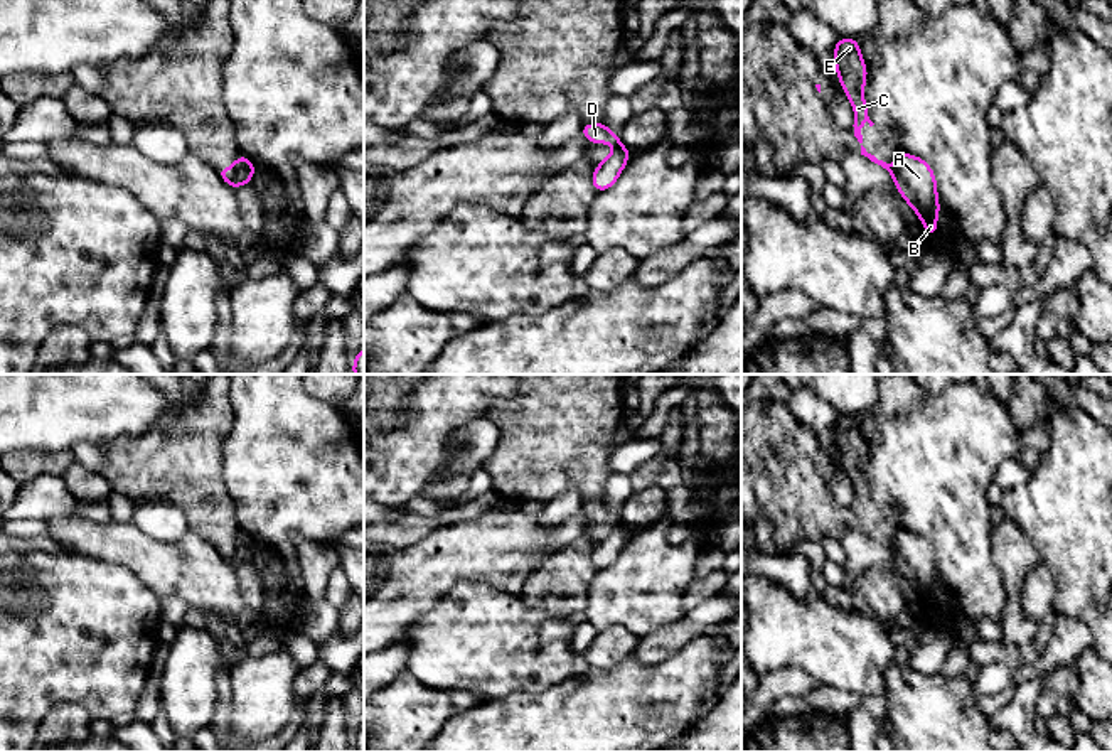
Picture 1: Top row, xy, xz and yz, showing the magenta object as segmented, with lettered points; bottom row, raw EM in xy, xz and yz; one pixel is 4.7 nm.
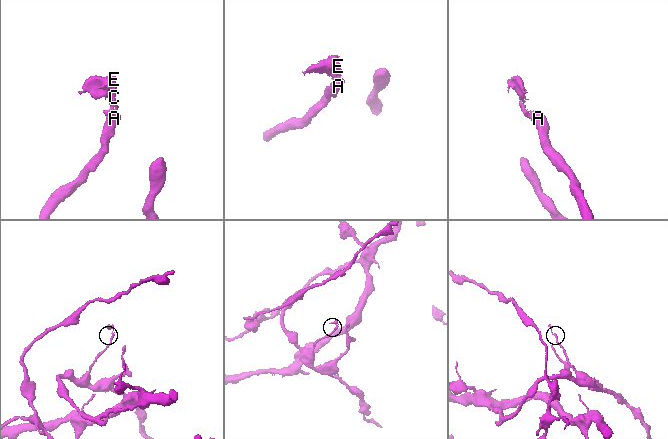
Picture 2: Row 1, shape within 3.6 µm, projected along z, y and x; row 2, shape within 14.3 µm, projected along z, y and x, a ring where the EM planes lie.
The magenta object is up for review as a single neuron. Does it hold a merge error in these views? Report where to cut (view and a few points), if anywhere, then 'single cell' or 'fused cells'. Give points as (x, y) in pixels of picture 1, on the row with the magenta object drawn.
cut in xy along (235, 166), (235, 174), (226, 182); fused cells

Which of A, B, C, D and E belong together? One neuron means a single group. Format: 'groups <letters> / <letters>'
groups A B / C D E

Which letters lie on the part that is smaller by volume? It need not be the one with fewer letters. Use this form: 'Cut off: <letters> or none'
Cut off: C, D, E

